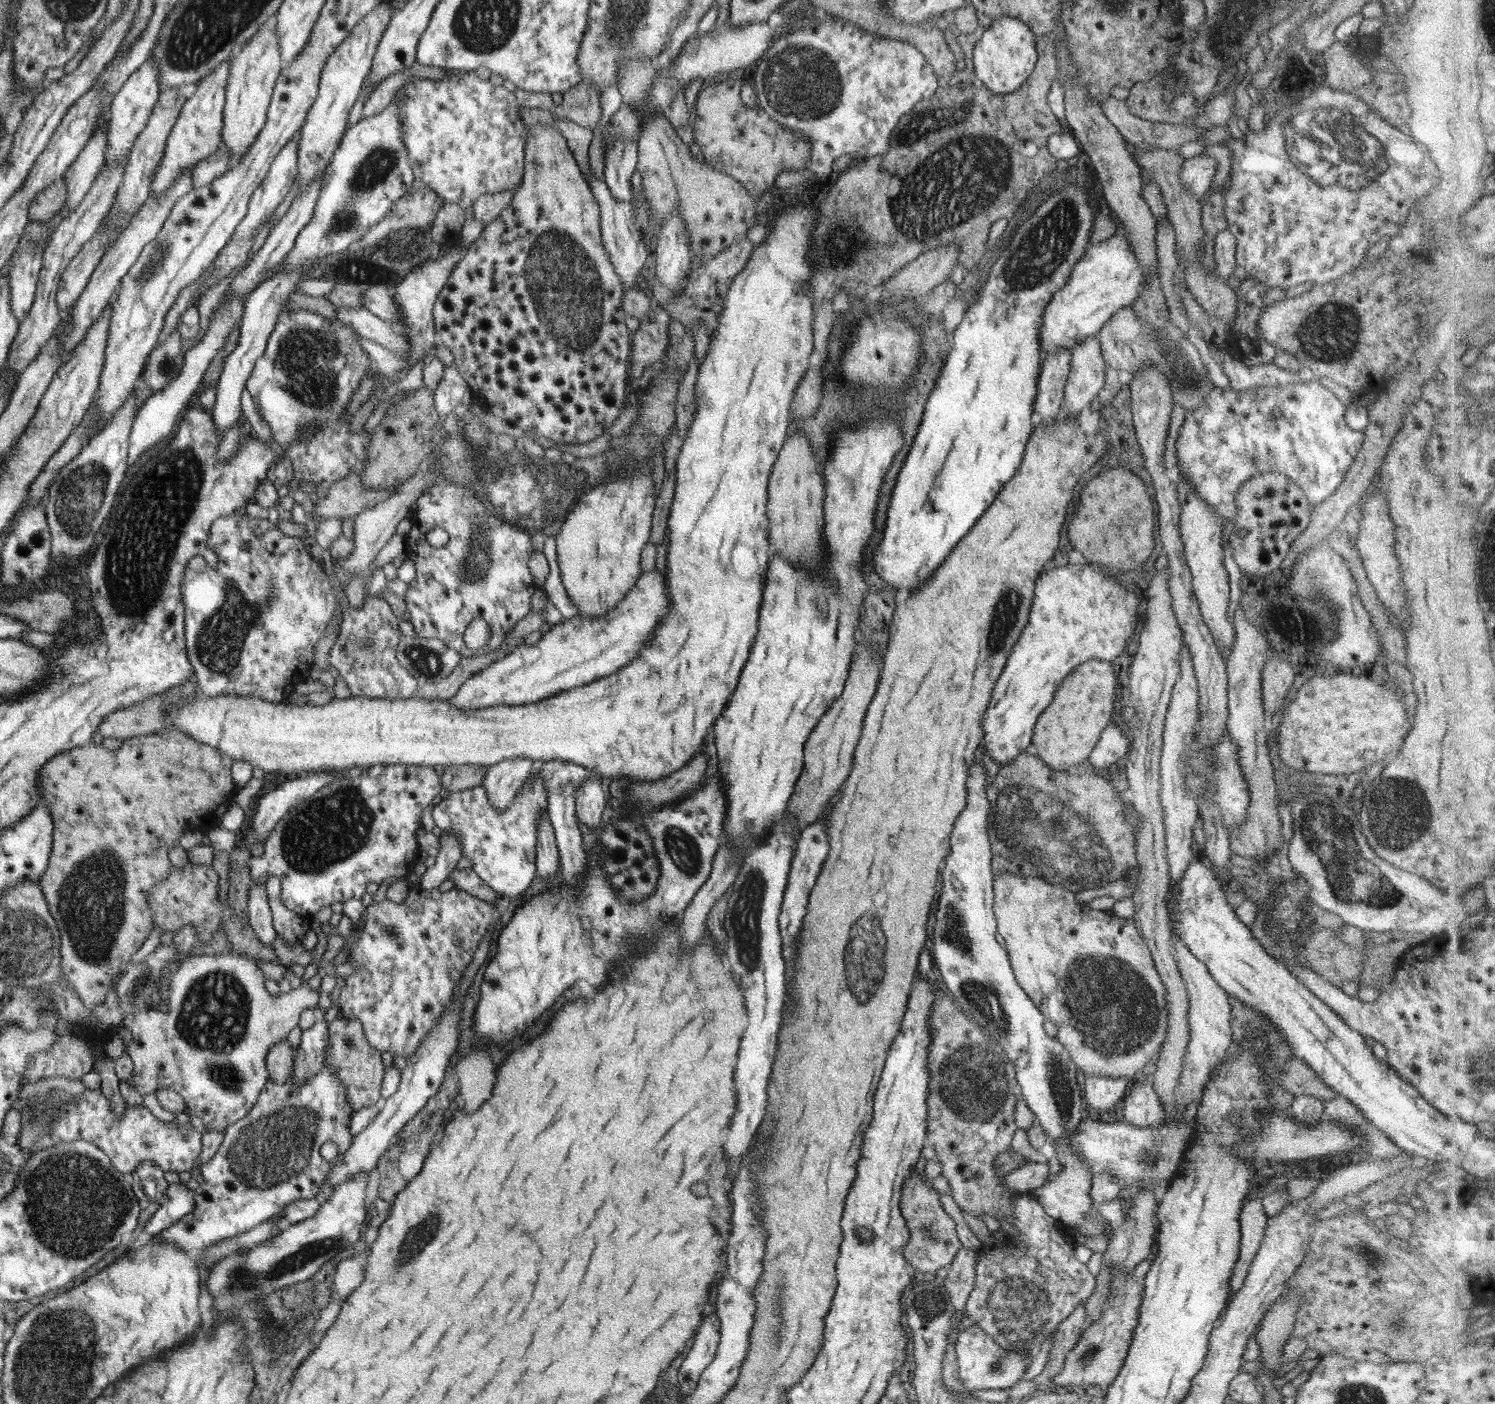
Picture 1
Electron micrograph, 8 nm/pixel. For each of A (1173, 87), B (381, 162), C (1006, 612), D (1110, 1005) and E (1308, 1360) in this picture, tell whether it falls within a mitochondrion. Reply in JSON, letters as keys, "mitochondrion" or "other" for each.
{"A":"mitochondrion","B":"mitochondrion","C":"mitochondrion","D":"mitochondrion","E":"other"}

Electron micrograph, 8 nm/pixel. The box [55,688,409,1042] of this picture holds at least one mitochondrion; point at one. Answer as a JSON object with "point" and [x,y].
{"point":[327,831]}

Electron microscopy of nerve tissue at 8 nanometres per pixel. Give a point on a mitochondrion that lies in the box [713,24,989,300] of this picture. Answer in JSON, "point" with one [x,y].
{"point":[802,82]}

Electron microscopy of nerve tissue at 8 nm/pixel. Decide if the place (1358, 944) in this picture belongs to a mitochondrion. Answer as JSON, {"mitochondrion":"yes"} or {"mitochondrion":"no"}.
{"mitochondrion":"no"}

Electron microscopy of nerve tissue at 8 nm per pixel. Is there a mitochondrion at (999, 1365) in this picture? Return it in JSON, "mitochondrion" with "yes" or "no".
{"mitochondrion":"yes"}

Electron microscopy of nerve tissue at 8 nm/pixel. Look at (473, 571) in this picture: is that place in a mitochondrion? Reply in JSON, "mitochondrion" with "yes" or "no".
{"mitochondrion":"yes"}

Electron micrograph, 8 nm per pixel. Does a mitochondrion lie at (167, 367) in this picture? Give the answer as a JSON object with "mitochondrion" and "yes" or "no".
{"mitochondrion":"yes"}

